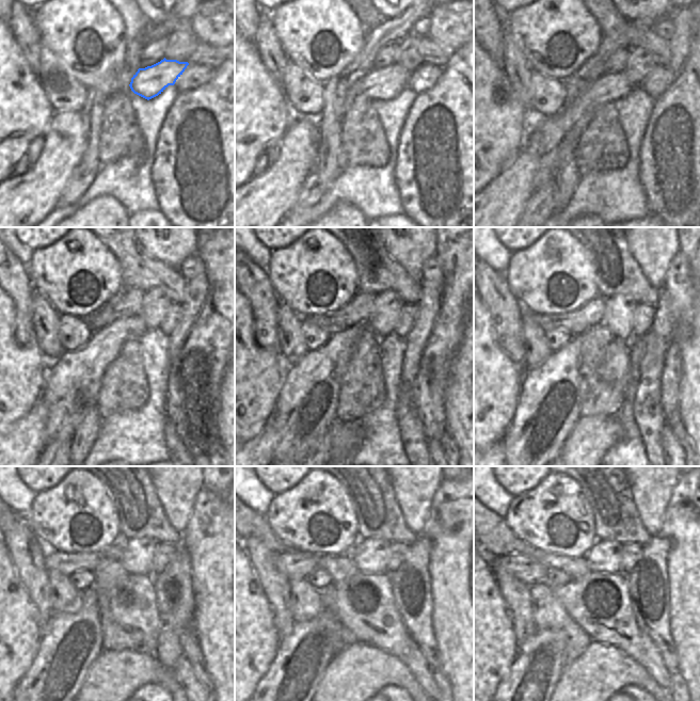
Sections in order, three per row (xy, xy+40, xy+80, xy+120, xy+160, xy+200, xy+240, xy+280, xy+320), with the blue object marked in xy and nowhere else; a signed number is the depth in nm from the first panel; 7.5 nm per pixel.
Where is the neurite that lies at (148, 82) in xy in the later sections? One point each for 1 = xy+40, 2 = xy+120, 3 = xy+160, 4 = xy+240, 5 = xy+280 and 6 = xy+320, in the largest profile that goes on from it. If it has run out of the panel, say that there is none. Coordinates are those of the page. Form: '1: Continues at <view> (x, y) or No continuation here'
1: Continues at xy+40 (384, 83)
2: Continues at xy+120 (72, 386)
3: Continues at xy+160 (306, 405)
4: Continues at xy+240 (70, 641)
5: Continues at xy+280 (302, 657)
6: Continues at xy+320 (529, 683).

